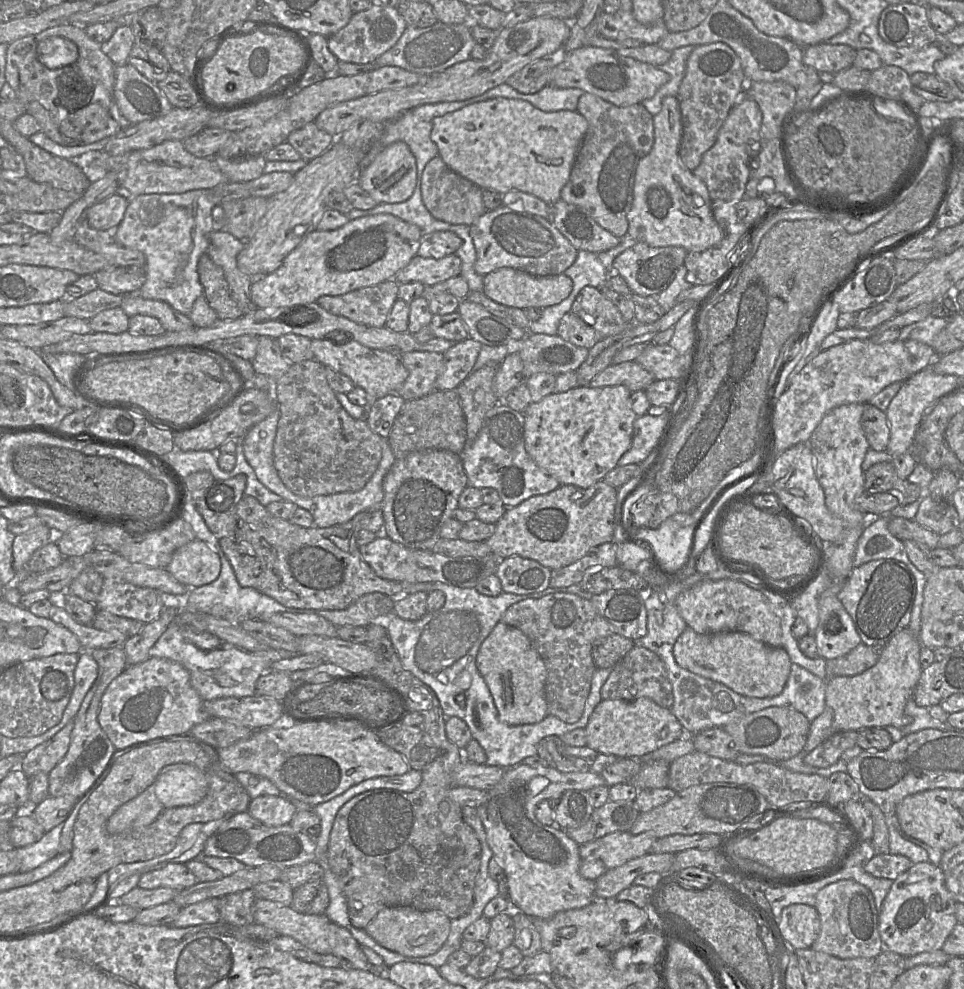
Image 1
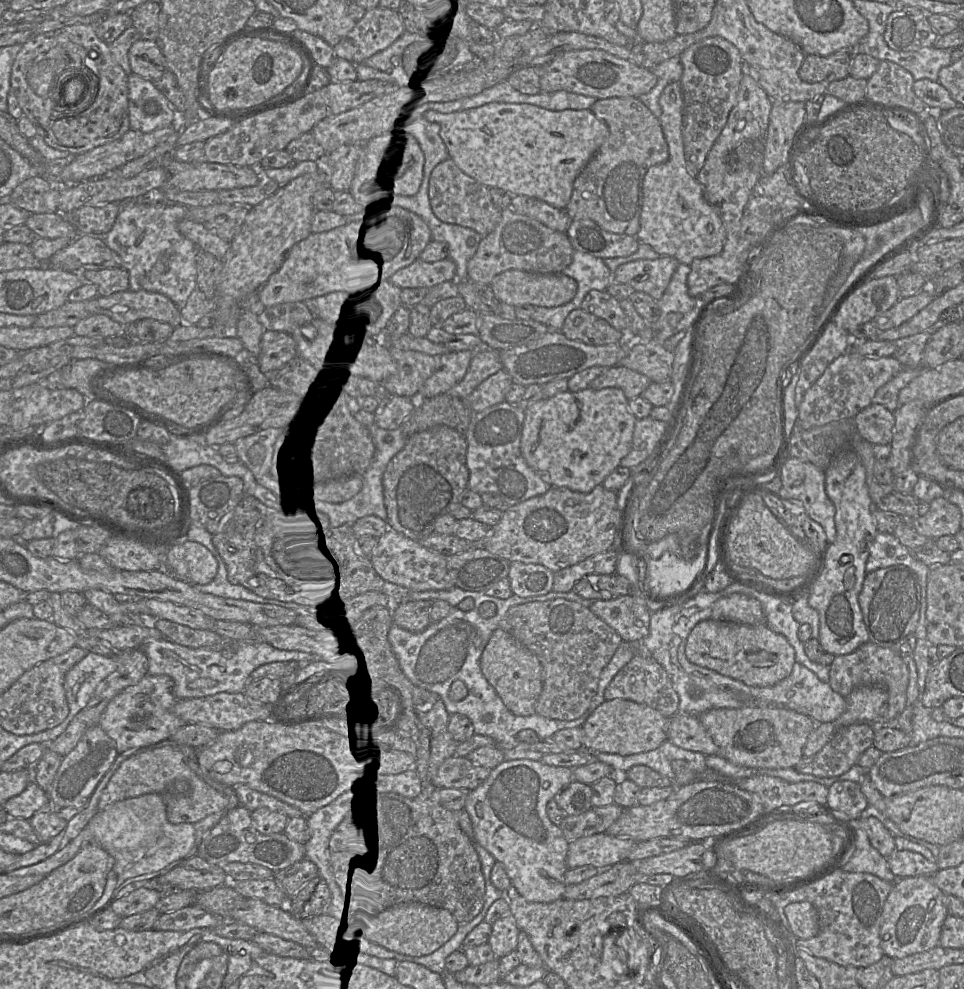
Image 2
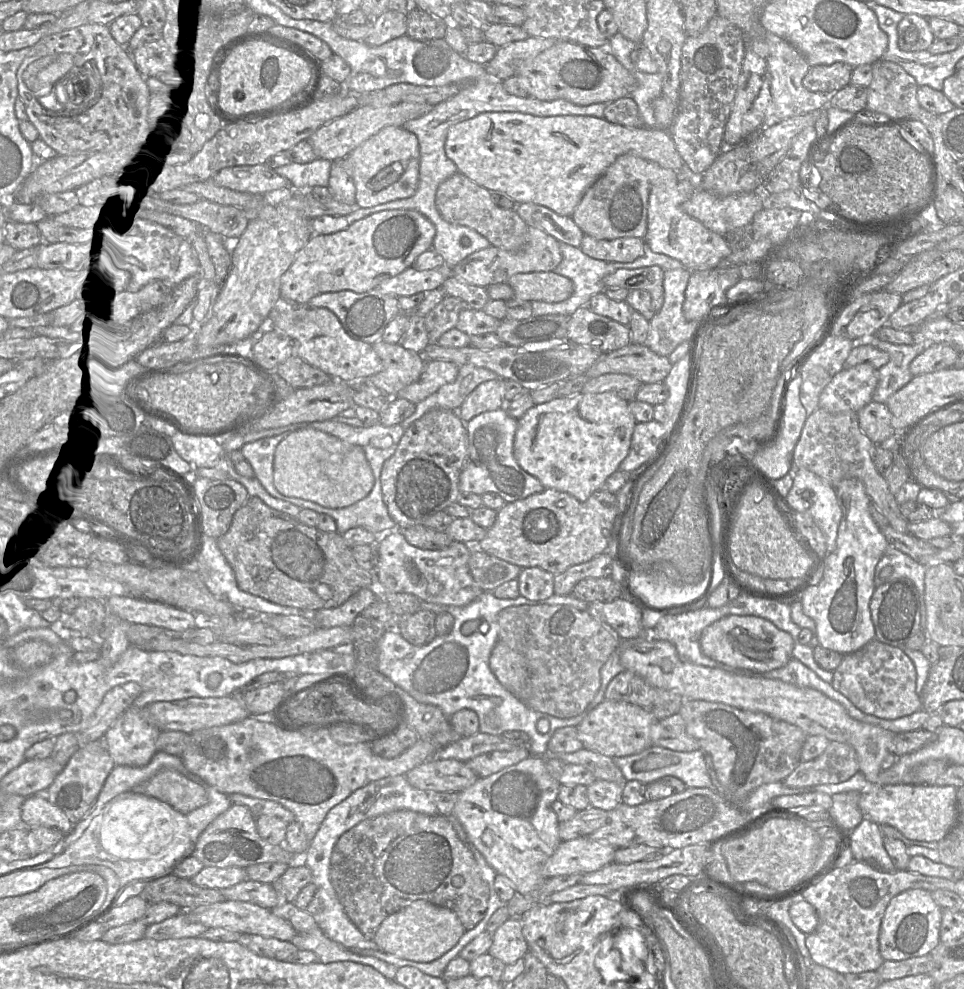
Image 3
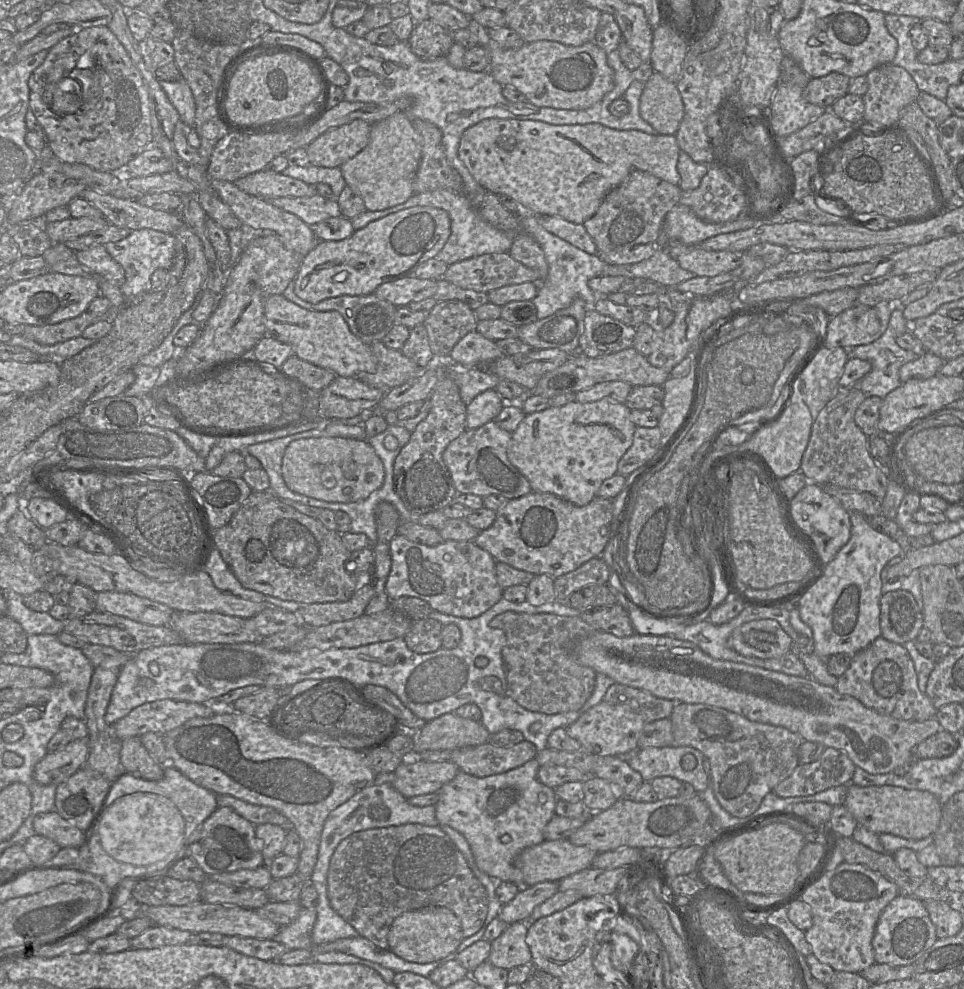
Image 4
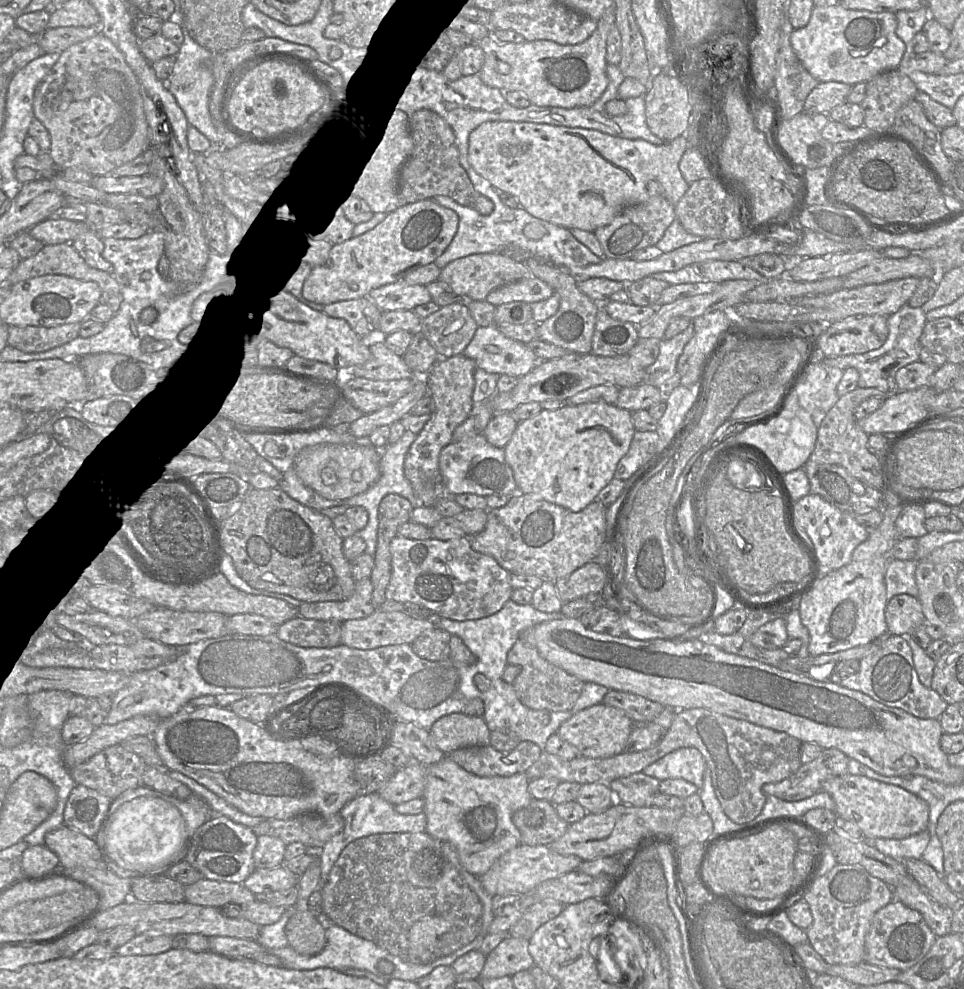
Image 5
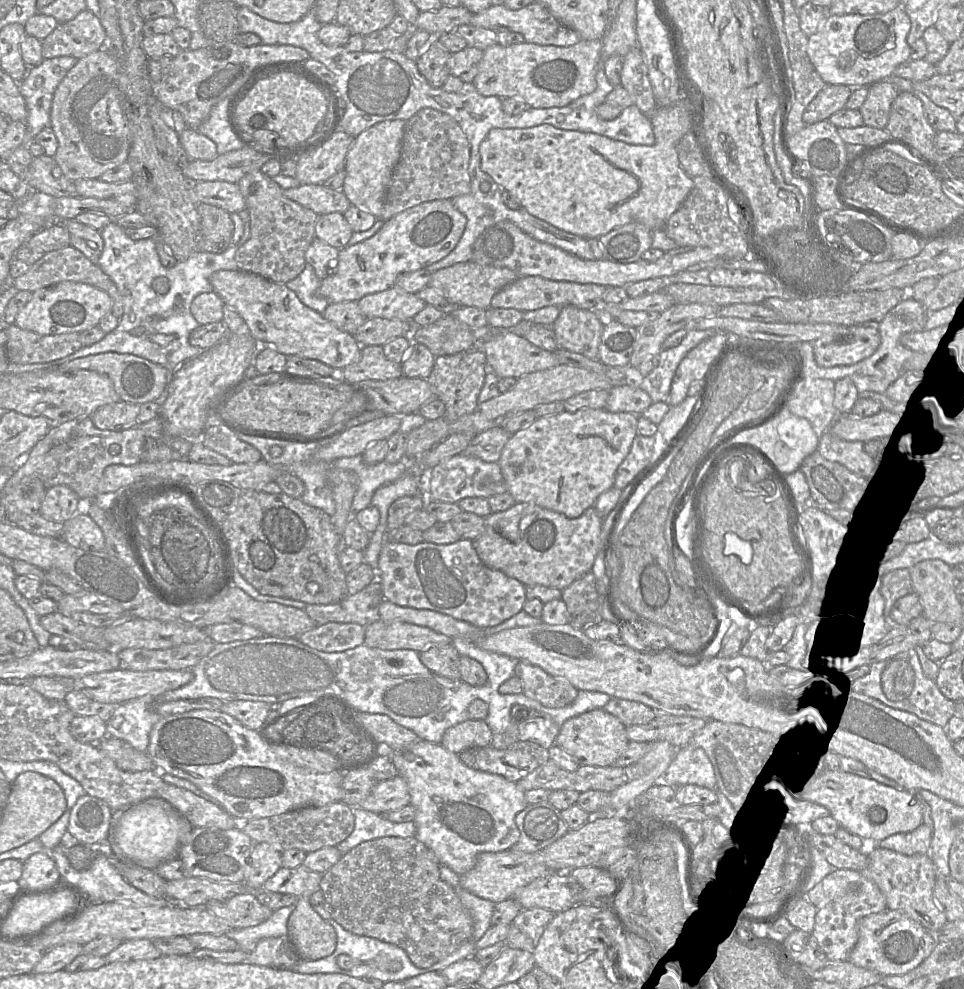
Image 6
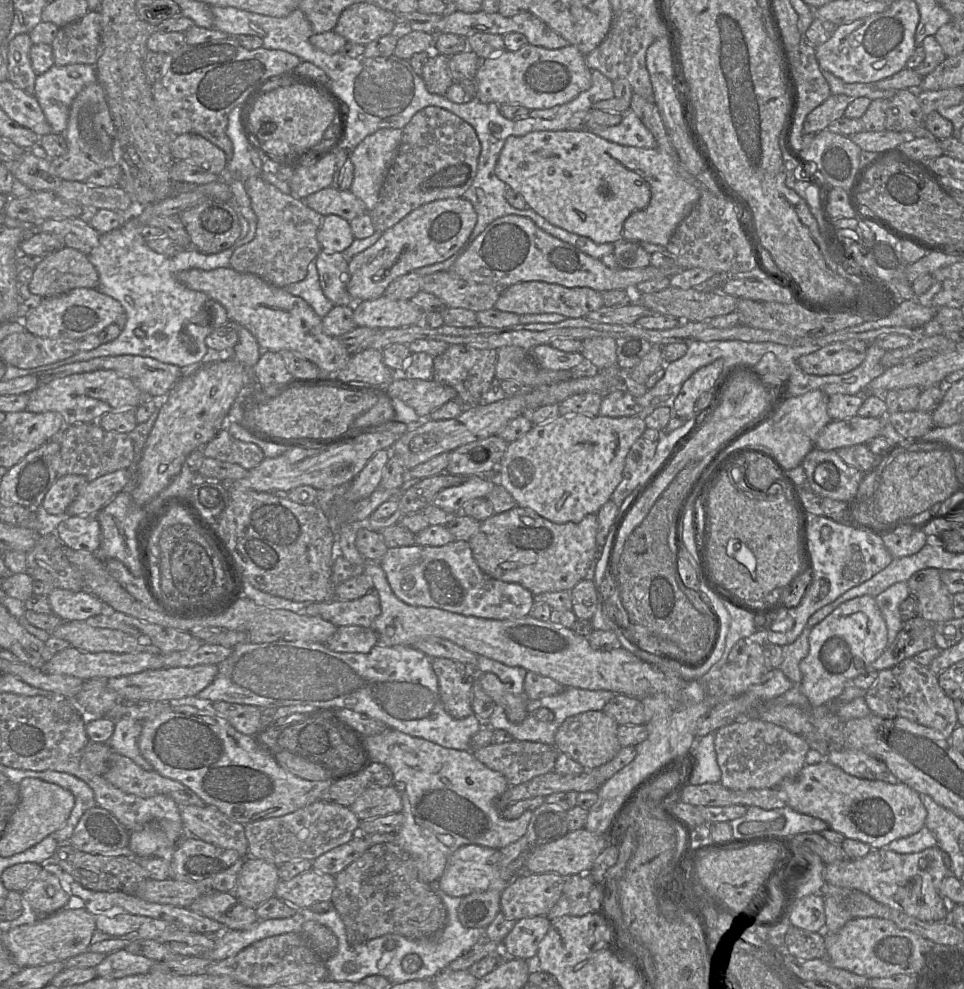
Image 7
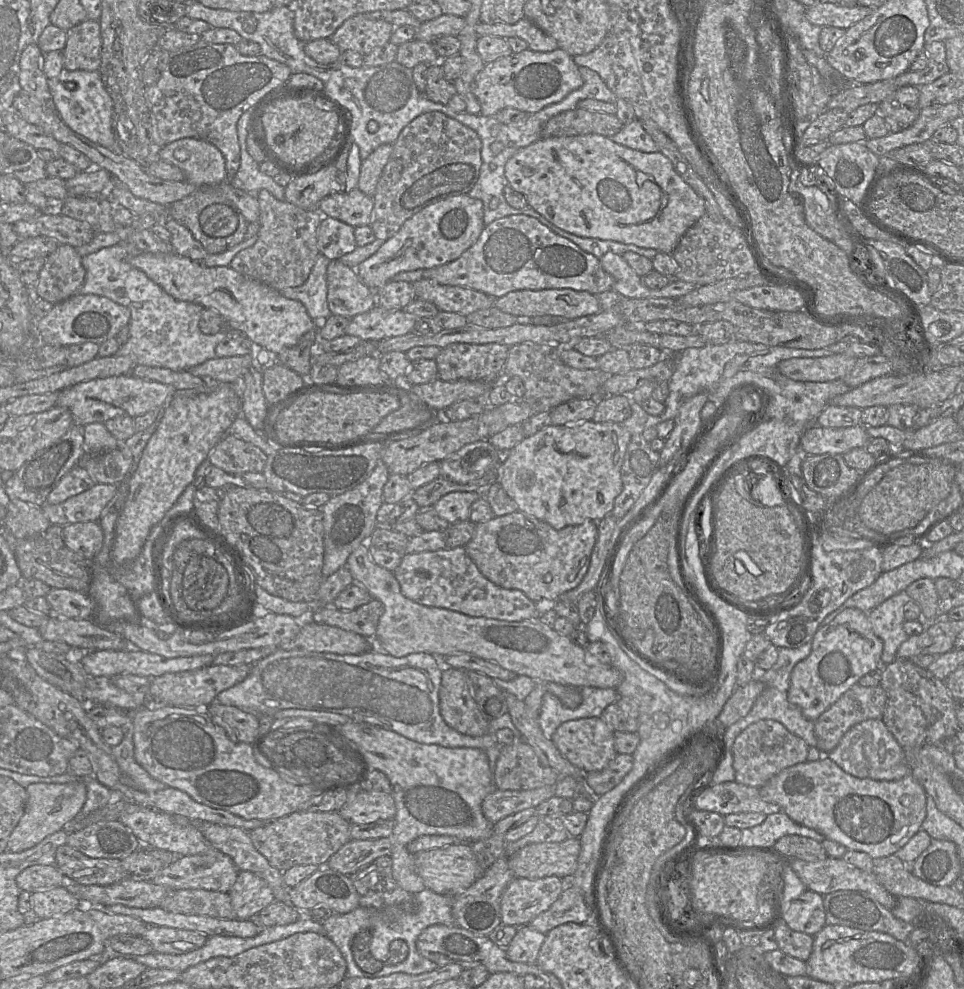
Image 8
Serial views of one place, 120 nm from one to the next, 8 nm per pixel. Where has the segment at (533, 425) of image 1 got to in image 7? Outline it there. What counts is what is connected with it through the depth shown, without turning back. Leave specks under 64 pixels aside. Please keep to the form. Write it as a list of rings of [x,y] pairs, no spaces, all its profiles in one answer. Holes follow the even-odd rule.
[[[559,415],[546,423],[534,425],[517,440],[508,443],[497,467],[497,483],[516,500],[518,506],[531,508],[543,518],[557,523],[579,523],[586,515],[596,514],[611,499],[622,480],[626,456],[647,426],[638,415],[624,417]]]

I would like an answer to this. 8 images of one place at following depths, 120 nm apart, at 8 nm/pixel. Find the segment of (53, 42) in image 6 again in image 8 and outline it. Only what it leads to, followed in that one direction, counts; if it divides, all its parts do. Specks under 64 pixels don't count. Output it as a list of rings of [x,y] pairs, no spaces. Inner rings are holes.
[[[86,19],[67,33],[63,55],[64,69],[98,71],[101,65],[101,30],[98,21]]]

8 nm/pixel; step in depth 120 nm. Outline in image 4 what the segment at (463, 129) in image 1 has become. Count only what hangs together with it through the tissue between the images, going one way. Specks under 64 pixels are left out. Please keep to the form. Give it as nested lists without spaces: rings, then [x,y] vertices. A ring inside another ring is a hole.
[[[654,71],[645,82],[640,99],[641,117],[658,134],[638,130],[615,130],[598,123],[552,125],[537,120],[488,118],[467,128],[461,135],[458,157],[484,189],[514,200],[519,211],[536,216],[557,216],[582,224],[598,210],[605,196],[619,186],[633,170],[650,173],[674,185],[680,185],[677,165],[681,149],[675,134],[684,117],[684,103],[676,83]]]

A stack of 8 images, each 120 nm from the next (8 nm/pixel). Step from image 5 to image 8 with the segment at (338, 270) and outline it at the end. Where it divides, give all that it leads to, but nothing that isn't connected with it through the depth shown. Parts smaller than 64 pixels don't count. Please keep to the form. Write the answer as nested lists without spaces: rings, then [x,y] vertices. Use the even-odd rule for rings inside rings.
[[[468,194],[433,203],[407,219],[398,232],[356,267],[359,278],[377,291],[395,275],[418,269],[431,269],[459,258],[479,238],[483,223],[483,203]]]

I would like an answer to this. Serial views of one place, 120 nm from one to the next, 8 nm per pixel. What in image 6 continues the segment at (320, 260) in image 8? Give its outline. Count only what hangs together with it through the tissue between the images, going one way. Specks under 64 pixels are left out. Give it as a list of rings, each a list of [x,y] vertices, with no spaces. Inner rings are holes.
[[[306,263],[303,271],[285,285],[297,295],[304,305],[323,315],[330,303],[327,299],[318,296],[320,282],[321,279],[317,277],[314,268]]]

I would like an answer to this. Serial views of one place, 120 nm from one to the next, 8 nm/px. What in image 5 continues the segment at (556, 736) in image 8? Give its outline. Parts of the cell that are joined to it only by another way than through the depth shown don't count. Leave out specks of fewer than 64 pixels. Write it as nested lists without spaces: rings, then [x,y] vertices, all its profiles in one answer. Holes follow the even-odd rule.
[[[600,703],[577,712],[561,724],[557,733],[581,756],[608,758],[624,751],[634,725],[635,723],[623,710]]]

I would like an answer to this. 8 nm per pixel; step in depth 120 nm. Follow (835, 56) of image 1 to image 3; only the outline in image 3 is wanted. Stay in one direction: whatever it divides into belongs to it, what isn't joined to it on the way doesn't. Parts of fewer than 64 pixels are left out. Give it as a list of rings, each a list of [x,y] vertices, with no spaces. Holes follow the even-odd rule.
[[[844,62],[811,66],[803,78],[803,85],[811,92],[834,94],[850,84],[853,69]]]

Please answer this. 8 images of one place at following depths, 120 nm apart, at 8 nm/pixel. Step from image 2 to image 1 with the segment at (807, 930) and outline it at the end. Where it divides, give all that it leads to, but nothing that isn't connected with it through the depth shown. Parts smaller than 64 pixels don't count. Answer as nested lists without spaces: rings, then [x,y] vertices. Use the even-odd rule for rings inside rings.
[[[791,904],[781,912],[775,936],[790,949],[810,948],[820,934],[820,918],[814,906]]]

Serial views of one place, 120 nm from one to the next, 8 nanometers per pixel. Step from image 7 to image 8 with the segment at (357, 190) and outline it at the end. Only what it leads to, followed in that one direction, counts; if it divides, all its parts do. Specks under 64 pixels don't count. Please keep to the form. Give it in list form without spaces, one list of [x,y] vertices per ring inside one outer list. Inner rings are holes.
[[[382,144],[367,158],[361,161],[357,188],[369,197],[373,197],[376,186],[392,153],[393,144]]]

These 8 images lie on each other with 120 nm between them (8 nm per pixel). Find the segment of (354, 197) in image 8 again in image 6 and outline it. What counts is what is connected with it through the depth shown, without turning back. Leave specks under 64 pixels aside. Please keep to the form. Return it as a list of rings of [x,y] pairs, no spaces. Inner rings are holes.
[[[301,184],[283,189],[283,194],[318,215],[333,212],[344,214],[352,205],[342,190],[333,190],[323,184]]]

